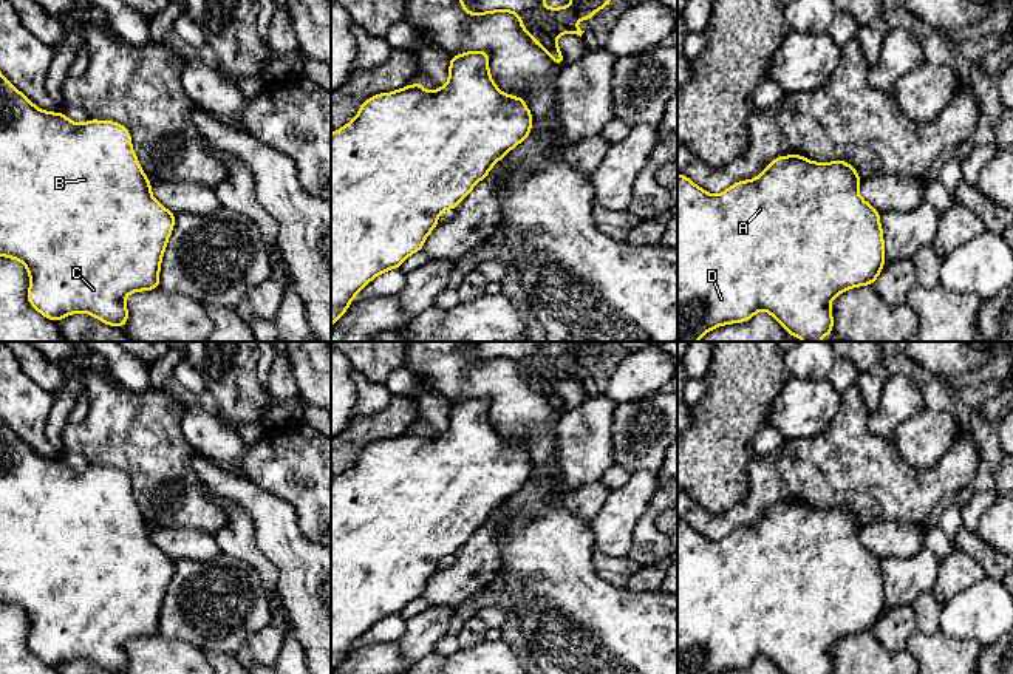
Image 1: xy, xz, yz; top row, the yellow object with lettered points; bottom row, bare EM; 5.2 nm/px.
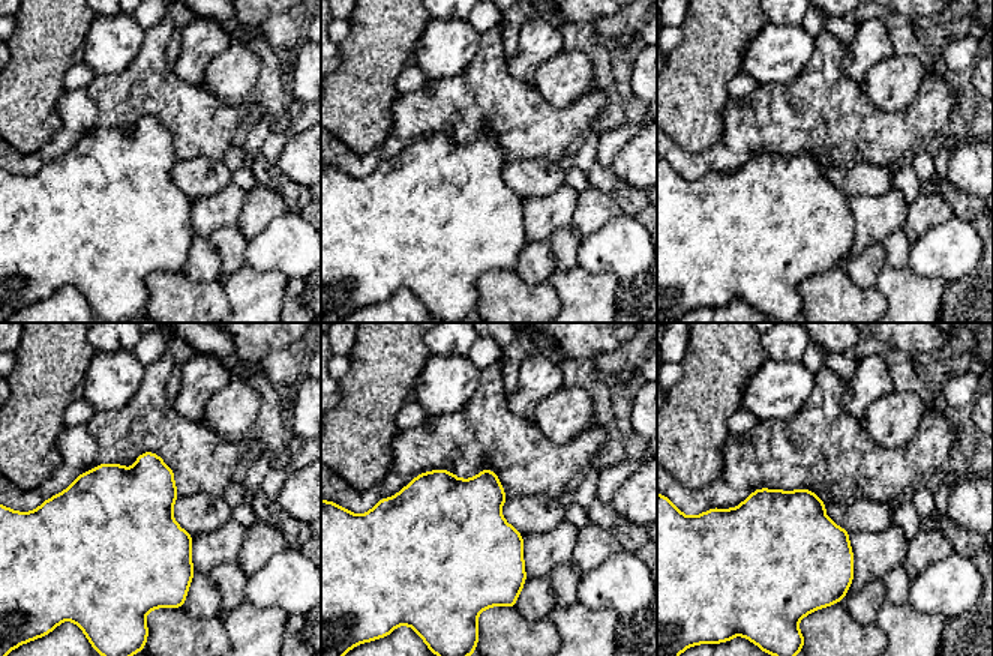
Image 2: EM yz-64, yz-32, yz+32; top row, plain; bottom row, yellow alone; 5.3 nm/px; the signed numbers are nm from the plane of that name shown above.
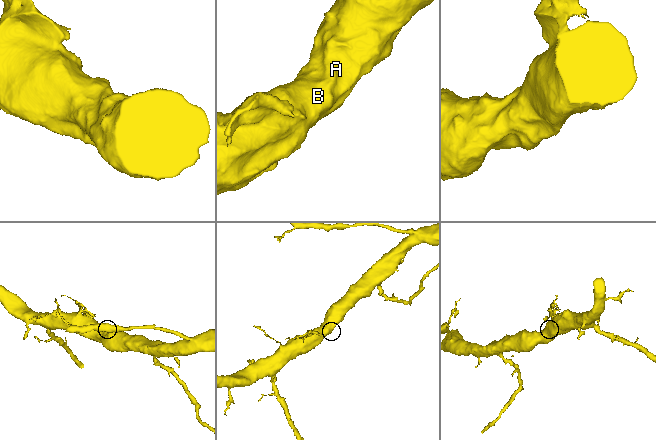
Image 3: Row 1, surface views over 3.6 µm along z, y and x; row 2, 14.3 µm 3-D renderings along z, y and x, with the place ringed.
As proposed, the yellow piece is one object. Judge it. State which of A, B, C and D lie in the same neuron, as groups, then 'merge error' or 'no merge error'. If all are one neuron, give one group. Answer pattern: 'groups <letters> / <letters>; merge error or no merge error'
groups A B C D; no merge error

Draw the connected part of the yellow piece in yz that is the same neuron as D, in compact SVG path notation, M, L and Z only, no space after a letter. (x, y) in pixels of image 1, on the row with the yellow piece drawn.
M801 155L776 158L755 179L738 181L719 195L708 193L690 178L677 175L677 342L698 342L718 326L749 322L758 311L767 311L792 337L803 342L820 342L832 334L831 301L851 288L872 286L885 263L880 213L858 195L860 181L849 162L812 162Z

